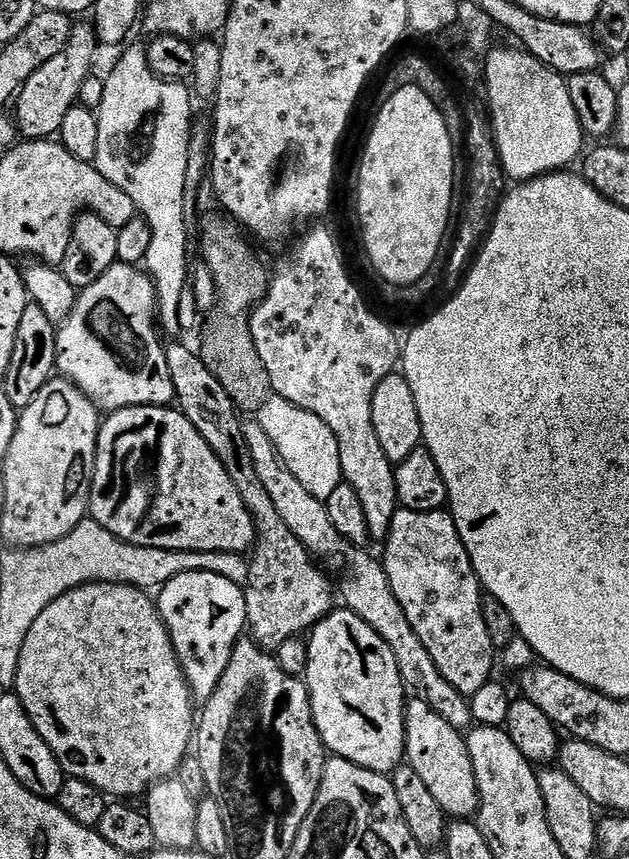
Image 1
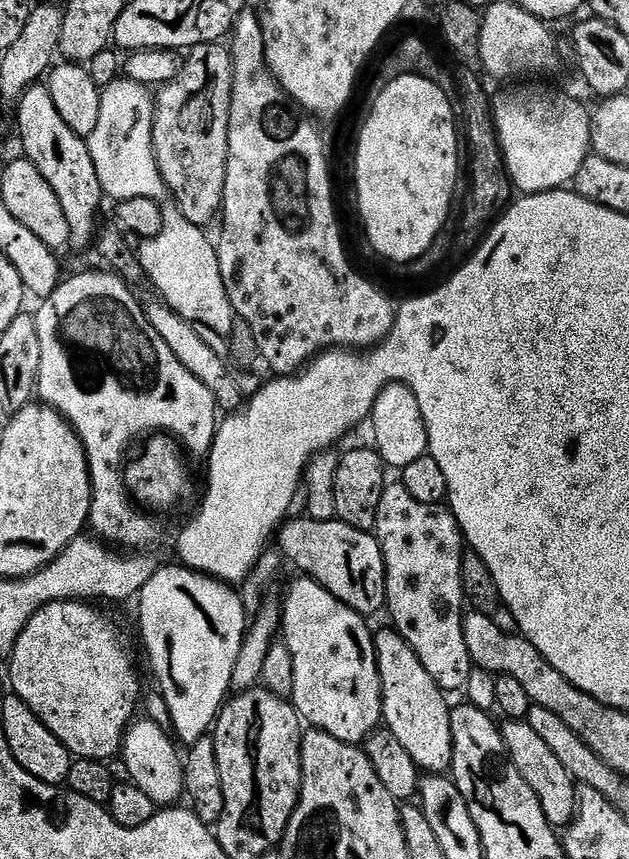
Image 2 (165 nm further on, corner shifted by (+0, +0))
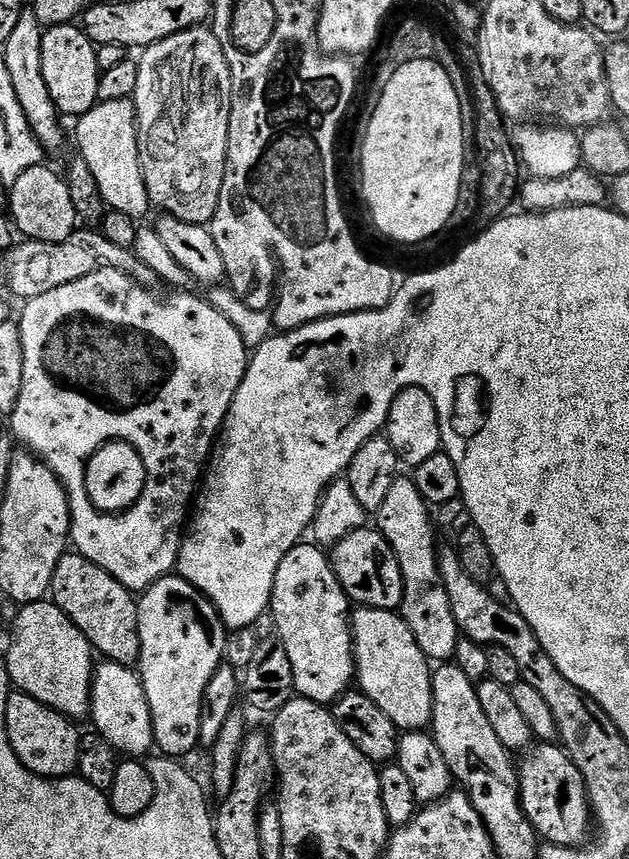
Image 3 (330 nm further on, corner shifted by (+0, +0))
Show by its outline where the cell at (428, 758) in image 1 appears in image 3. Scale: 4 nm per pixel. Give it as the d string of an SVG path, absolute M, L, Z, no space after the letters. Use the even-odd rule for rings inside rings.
M357 607L351 613L350 619L352 622L352 653L356 659L356 675L354 680L358 685L359 691L368 696L370 702L374 702L374 706L378 706L378 710L382 710L382 714L386 714L386 718L390 718L390 722L394 722L394 726L401 733L425 731L432 722L432 707L434 706L434 698L432 697L432 673L434 668L428 656L422 654L422 646L418 646L418 642L414 642L414 634L410 634L410 626L406 626L406 622L400 616L399 611L387 612L381 608Z

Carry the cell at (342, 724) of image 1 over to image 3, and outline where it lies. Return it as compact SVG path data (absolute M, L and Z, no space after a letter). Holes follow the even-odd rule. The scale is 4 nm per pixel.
M311 543L296 544L278 562L270 617L276 623L275 635L286 646L294 669L294 686L299 695L331 706L353 687L356 659L352 653L350 601L332 569L329 553Z

